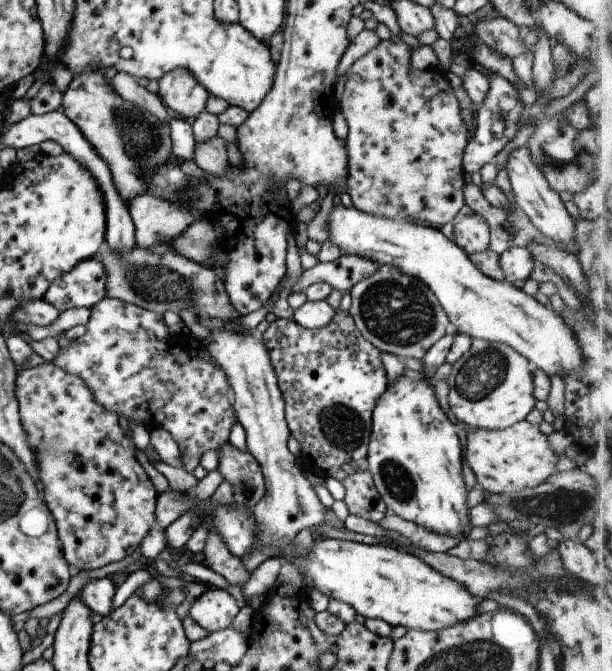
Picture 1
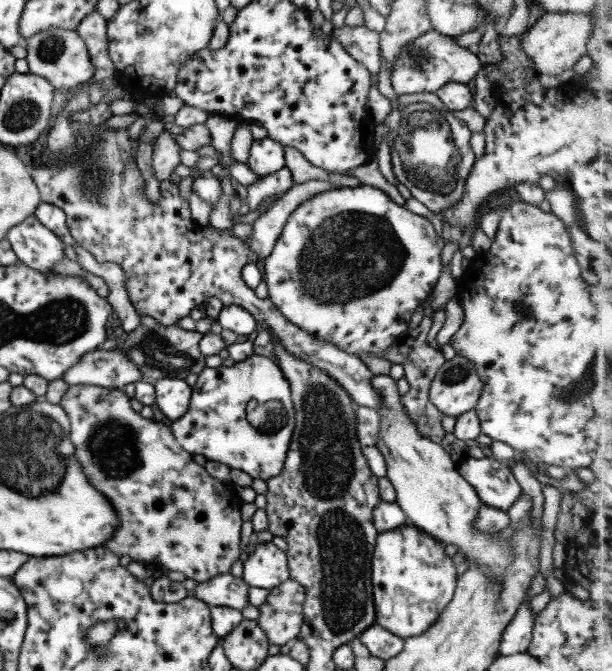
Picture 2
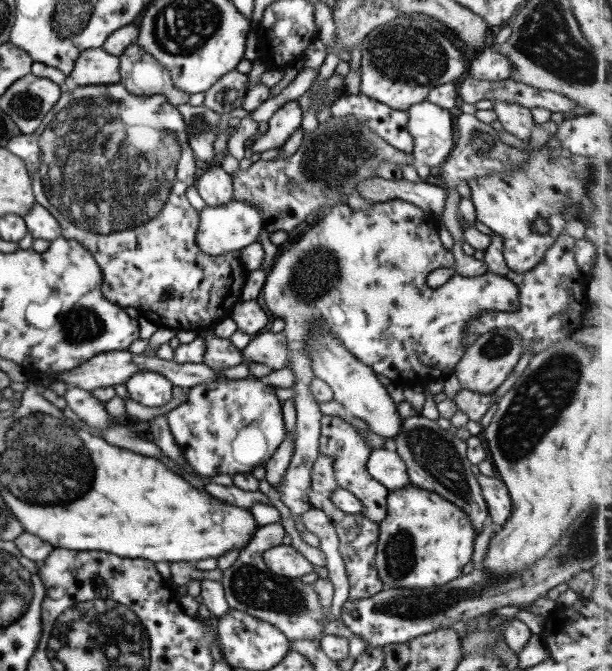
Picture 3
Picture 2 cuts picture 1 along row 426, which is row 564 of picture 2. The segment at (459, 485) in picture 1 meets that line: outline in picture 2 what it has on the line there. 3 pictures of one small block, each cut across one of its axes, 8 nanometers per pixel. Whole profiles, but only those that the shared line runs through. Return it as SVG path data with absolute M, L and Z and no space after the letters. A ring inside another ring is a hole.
M409 523L378 533L370 560L375 625L404 640L423 634L432 626L435 618L441 616L441 611L445 610L454 593L457 577L456 564L446 555L444 547L445 545L431 538L429 533L420 531Z

